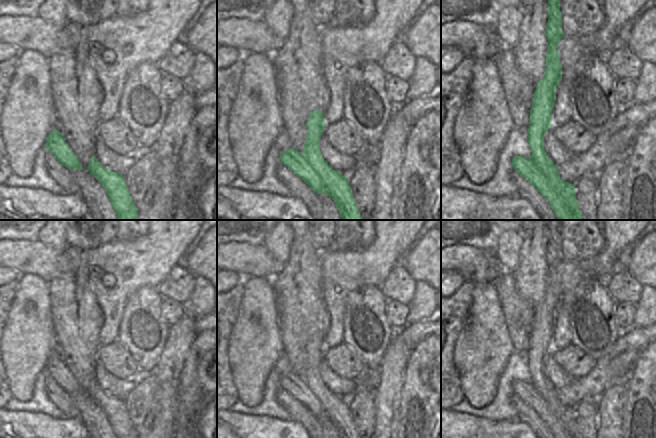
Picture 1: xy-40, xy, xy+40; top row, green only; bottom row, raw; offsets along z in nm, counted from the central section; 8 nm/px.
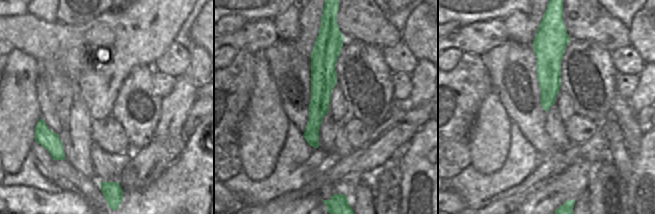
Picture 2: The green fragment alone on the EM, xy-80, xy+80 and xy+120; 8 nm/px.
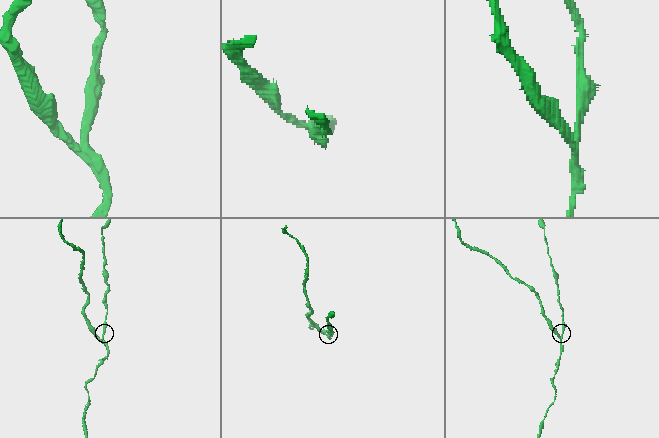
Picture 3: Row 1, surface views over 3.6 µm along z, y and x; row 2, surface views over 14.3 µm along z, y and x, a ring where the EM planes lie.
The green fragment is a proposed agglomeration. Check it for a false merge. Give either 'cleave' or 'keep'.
cleave

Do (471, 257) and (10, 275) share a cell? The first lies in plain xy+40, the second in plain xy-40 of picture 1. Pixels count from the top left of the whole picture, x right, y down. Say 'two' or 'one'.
two

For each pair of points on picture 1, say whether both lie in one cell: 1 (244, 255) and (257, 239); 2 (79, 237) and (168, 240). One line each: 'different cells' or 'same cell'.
1: different cells
2: different cells

